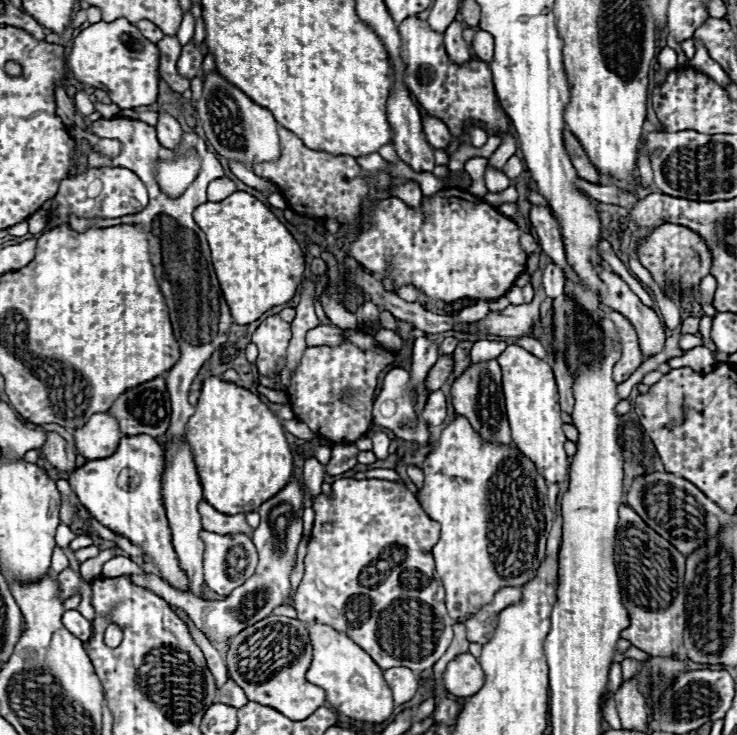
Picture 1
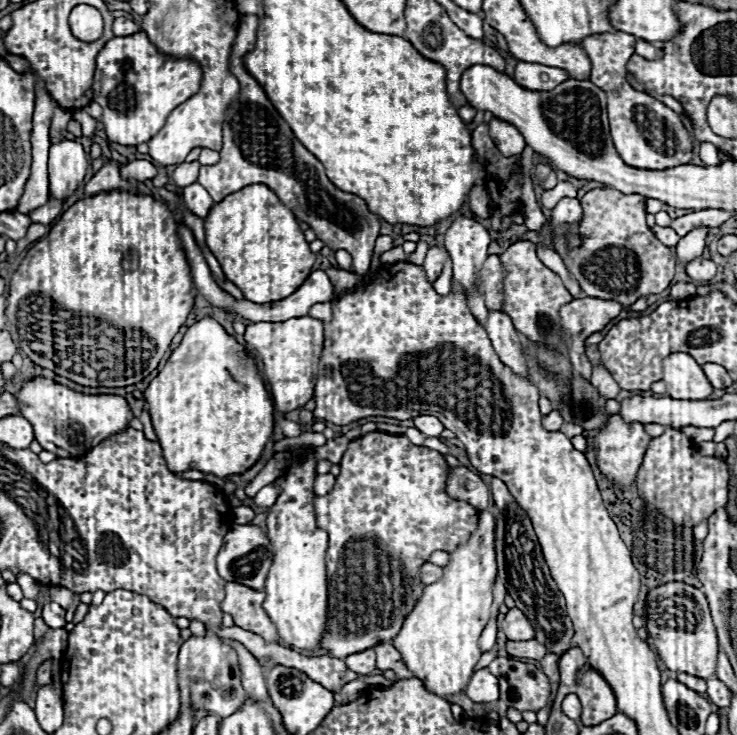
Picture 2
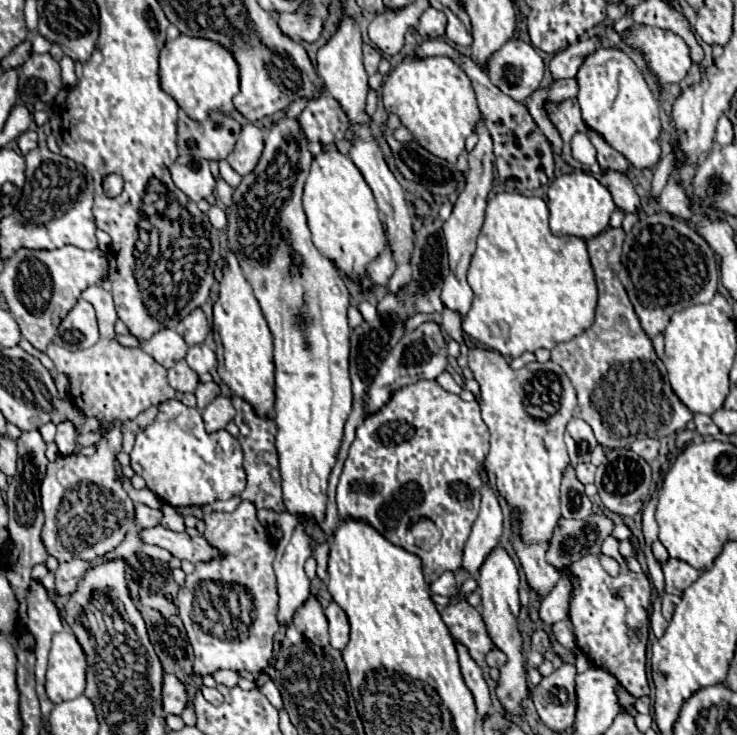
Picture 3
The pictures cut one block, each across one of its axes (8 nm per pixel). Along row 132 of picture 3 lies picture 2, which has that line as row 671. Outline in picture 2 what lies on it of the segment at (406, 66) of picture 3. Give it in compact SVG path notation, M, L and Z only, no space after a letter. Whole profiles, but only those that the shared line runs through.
M482 510L476 532L460 548L450 552L450 562L442 566L442 576L424 588L420 600L406 616L402 630L392 640L408 670L424 682L428 692L436 696L464 692L470 672L482 654L478 650L478 638L490 618L496 574L494 518Z

